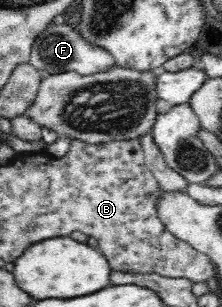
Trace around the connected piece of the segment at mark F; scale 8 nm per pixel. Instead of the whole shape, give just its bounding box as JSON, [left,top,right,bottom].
[29,23,115,76]

